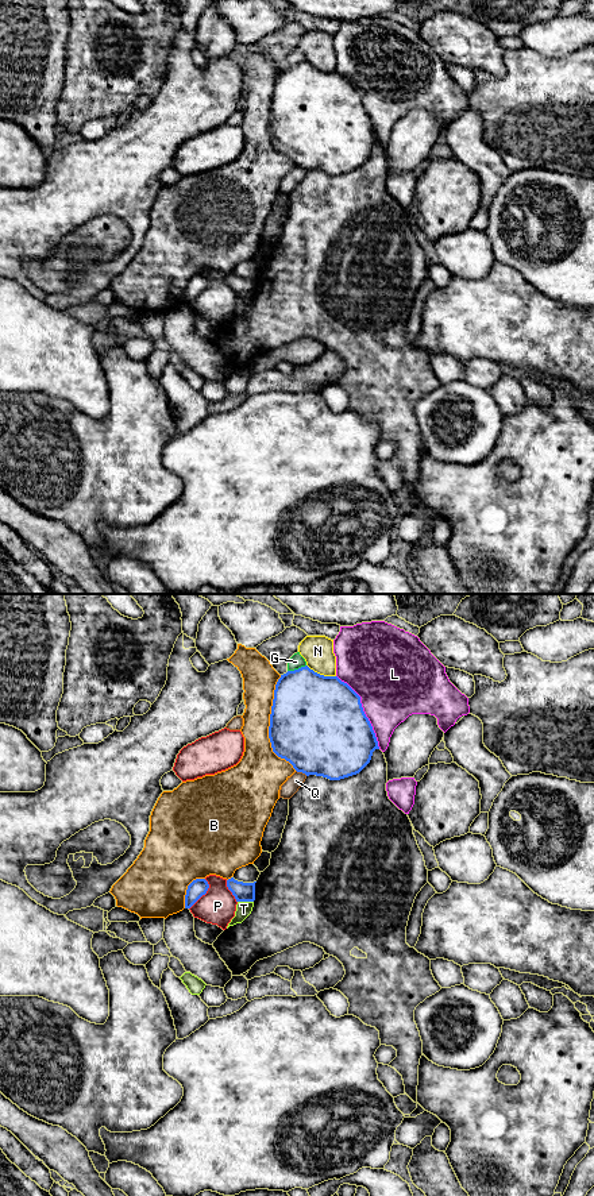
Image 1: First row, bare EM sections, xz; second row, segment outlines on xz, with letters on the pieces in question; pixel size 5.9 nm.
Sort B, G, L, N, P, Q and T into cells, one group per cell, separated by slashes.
B / G / L / N / P / Q / T

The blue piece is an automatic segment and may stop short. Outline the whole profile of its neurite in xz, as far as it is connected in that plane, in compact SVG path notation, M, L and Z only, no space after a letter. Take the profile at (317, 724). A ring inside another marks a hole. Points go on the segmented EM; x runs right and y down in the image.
M308 665L294 671L288 671L278 679L274 690L274 699L270 714L269 738L271 742L273 752L278 757L289 761L297 772L302 772L306 776L309 775L323 776L329 780L340 780L359 773L370 763L373 752L375 749L379 749L373 726L363 711L360 697L347 683L342 682L338 676L320 675L310 670Z

